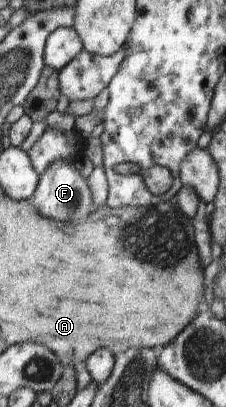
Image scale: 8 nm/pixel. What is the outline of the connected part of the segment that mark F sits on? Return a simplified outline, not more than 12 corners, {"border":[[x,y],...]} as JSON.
{"border":[[65,159],[39,175],[30,202],[72,223],[96,210],[87,180]]}

